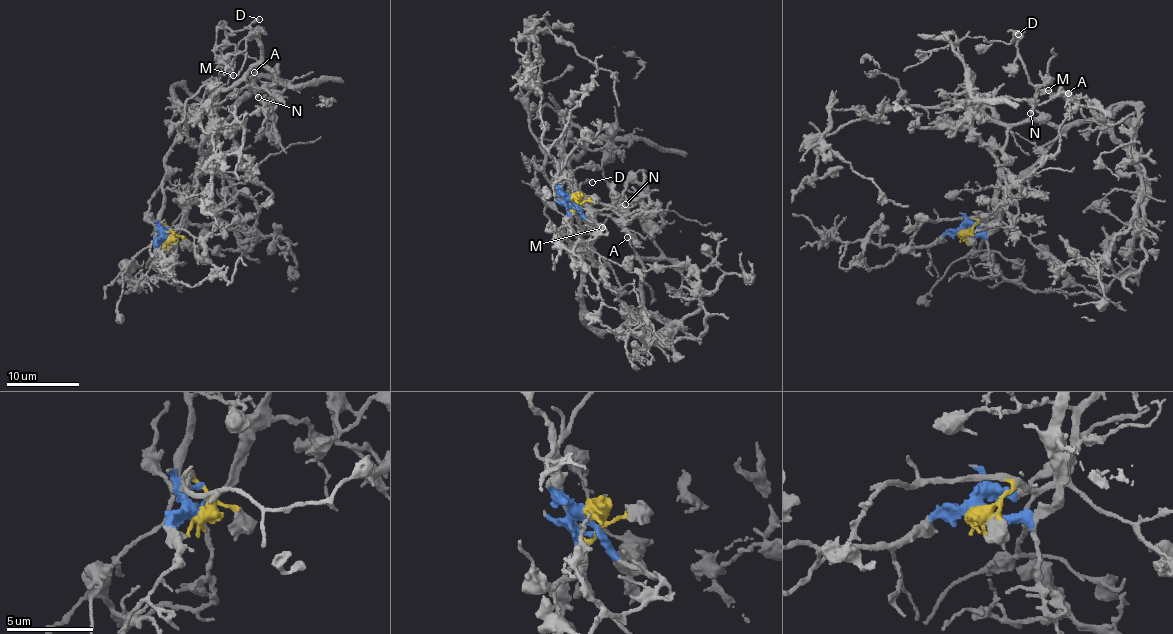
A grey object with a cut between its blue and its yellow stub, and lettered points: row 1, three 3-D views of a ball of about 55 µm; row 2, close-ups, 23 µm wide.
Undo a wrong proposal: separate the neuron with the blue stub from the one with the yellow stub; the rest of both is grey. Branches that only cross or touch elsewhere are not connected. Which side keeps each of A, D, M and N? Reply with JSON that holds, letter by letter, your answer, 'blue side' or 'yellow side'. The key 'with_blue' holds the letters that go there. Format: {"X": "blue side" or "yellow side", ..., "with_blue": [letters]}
{"A": "blue side", "D": "yellow side", "M": "blue side", "N": "yellow side", "with_blue": ["A", "M"]}

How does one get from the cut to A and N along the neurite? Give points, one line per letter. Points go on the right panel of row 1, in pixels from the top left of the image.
A: (964, 234), (994, 228), (999, 176), (1022, 181), (1022, 190), (1058, 148), (1068, 114), (1098, 103), (1067, 93)
N: (964, 234), (995, 218), (1004, 190), (1057, 131), (944, 109), (947, 95), (1022, 99), (1030, 114)

